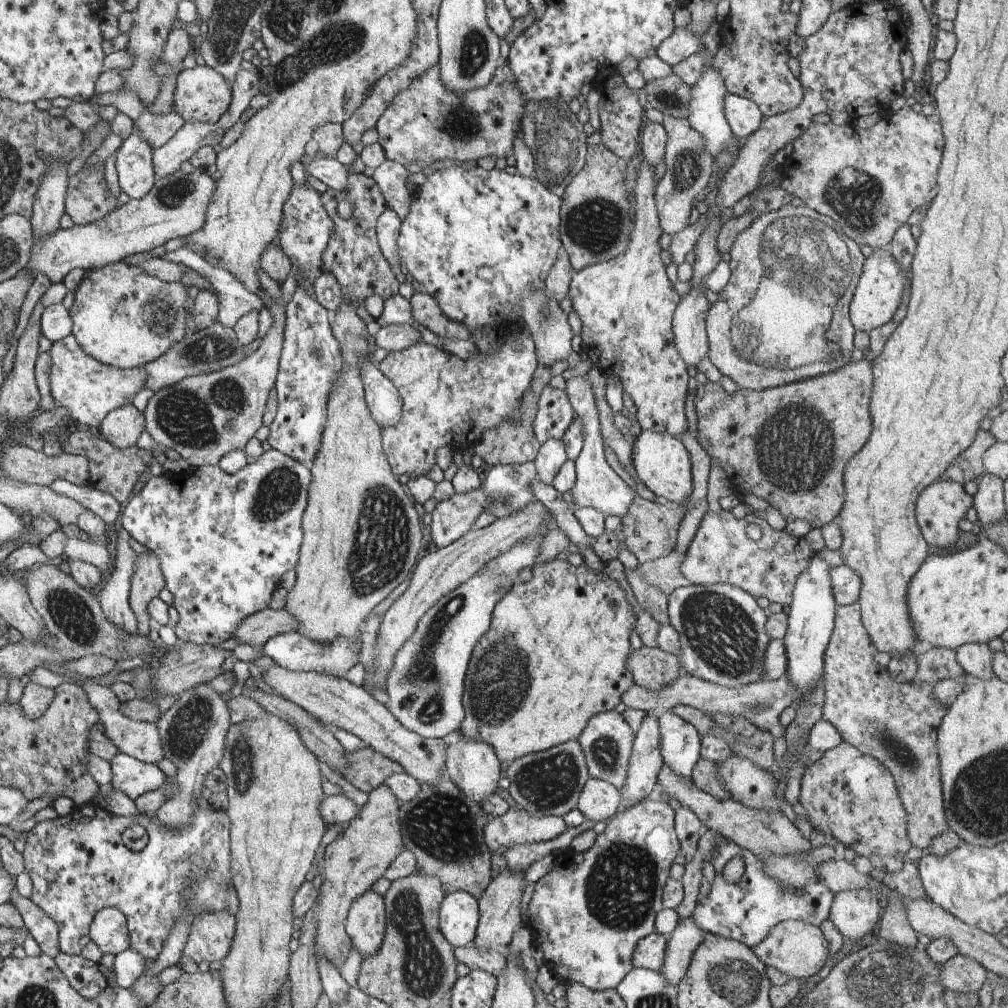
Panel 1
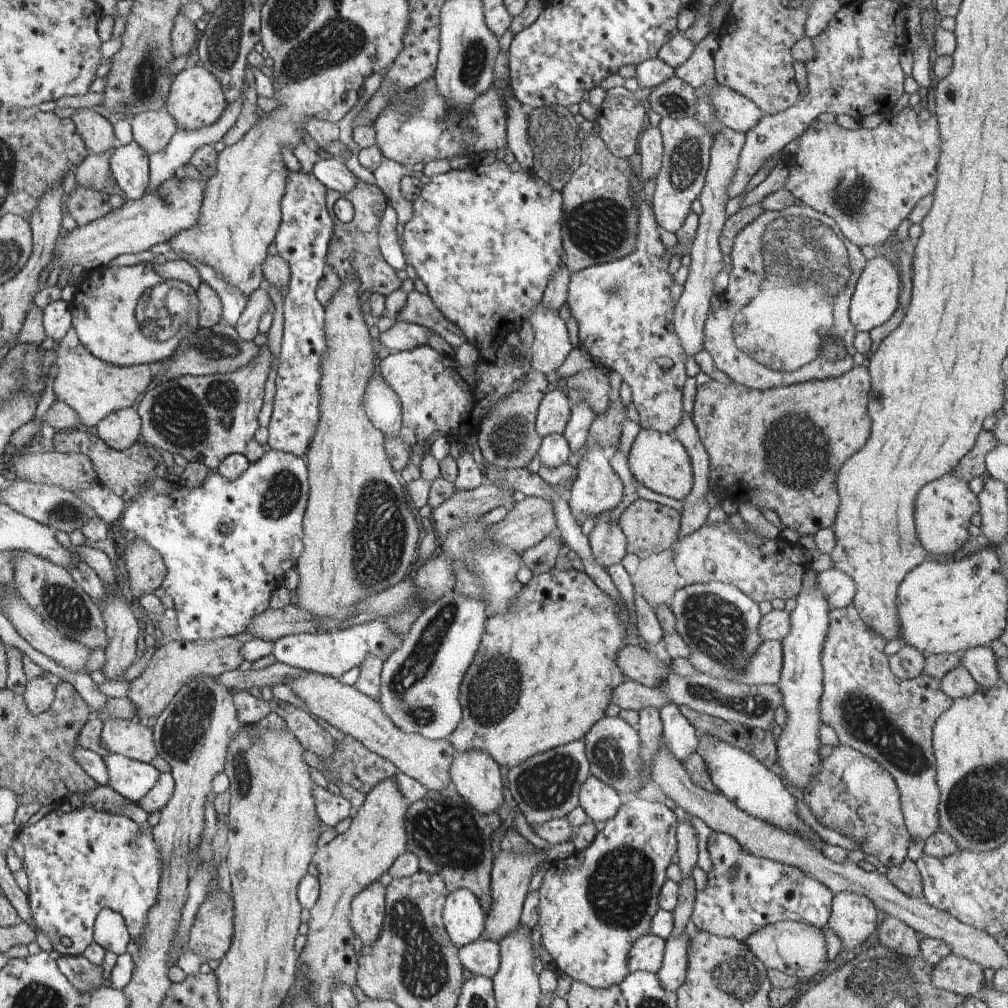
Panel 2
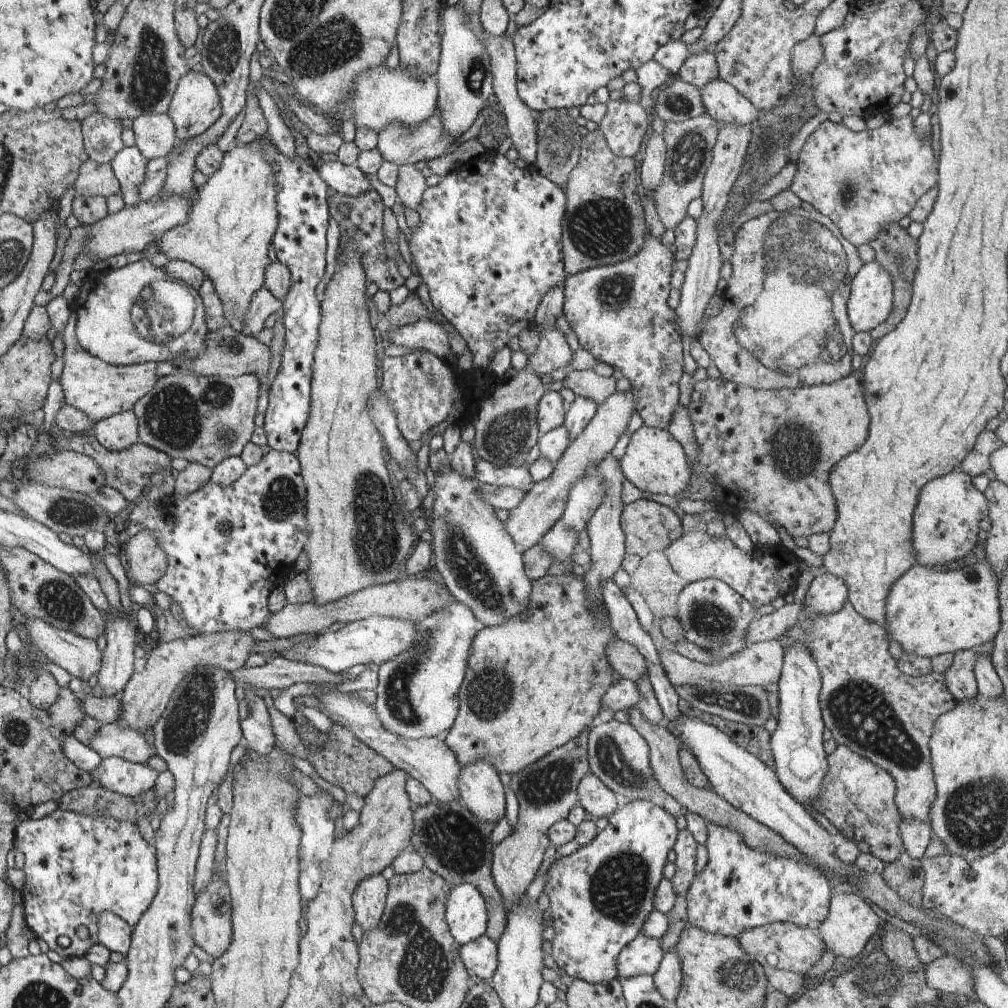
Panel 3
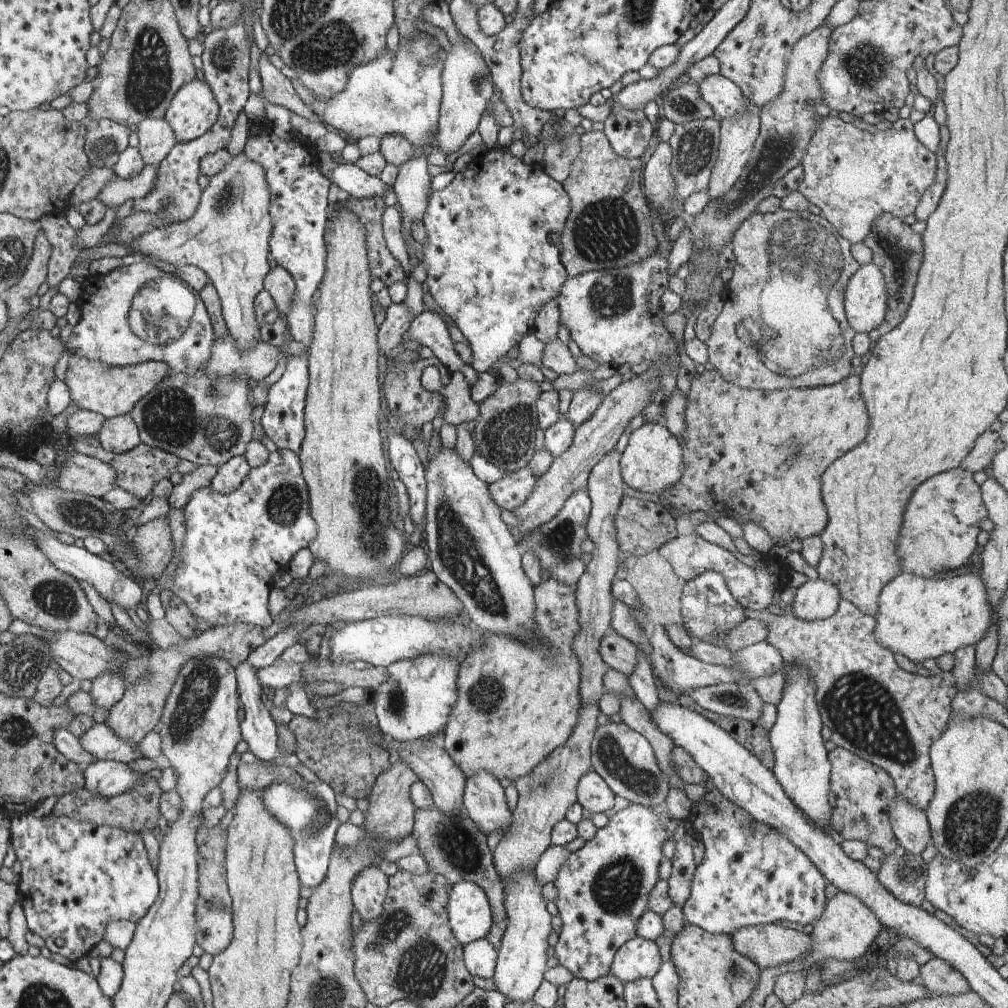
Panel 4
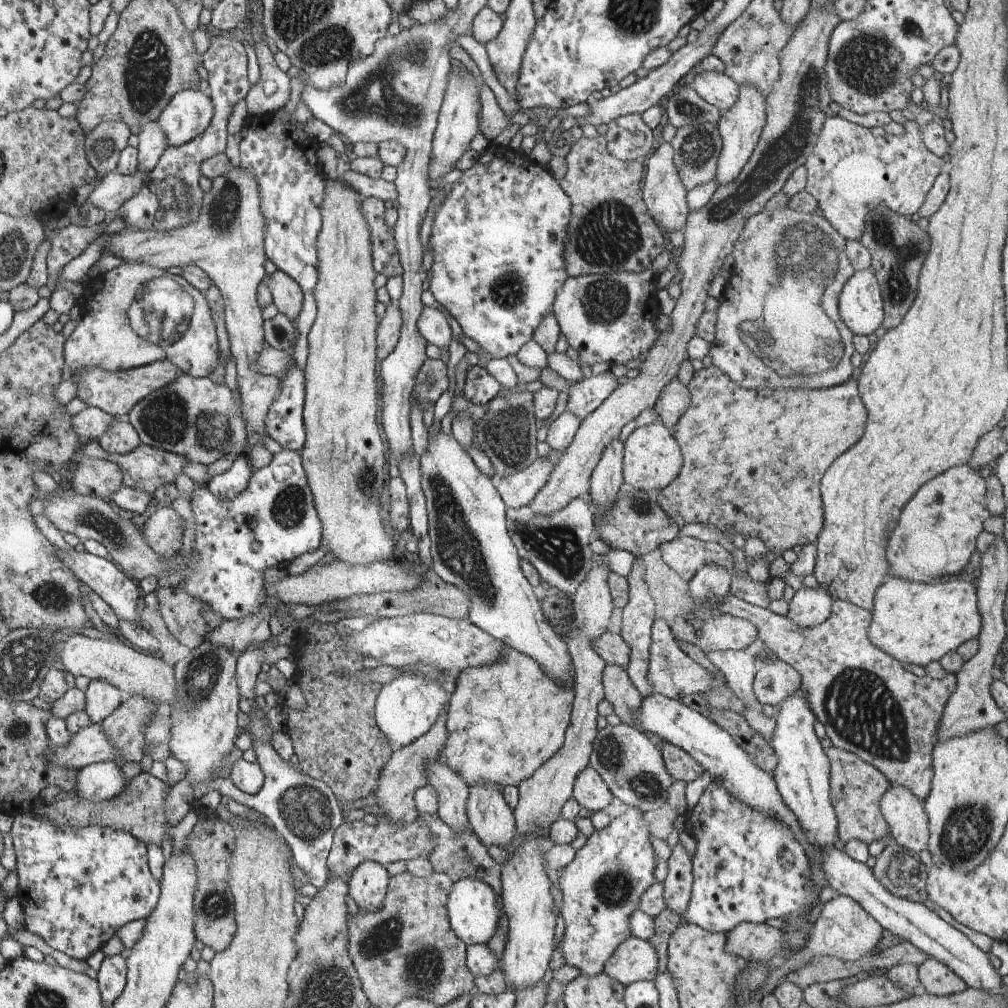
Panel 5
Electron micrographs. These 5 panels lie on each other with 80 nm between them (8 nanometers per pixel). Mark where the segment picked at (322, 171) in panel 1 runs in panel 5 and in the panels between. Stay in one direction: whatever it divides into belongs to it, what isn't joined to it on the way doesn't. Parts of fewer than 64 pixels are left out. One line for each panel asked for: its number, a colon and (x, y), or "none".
2: (332, 172)
3: (344, 179)
4: (348, 180)
5: (377, 188)

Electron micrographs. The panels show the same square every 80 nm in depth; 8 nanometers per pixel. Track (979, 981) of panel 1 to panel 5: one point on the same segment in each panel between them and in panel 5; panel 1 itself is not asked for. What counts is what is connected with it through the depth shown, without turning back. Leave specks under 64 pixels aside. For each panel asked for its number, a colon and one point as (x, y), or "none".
2: (958, 975)
3: (948, 976)
4: (938, 978)
5: (935, 978)

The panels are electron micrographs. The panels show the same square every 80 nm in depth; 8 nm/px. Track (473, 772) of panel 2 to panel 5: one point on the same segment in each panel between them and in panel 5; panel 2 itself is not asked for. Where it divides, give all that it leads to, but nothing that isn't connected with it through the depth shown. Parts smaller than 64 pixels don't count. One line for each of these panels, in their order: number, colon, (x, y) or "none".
3: (481, 792)
4: (483, 802)
5: (492, 822)

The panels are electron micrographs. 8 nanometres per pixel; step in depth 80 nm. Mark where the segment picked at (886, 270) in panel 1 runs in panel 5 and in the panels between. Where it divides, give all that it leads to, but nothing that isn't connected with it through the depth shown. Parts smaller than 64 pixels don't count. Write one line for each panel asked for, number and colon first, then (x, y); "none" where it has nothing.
2: (874, 298)
3: (869, 301)
4: (864, 299)
5: (860, 306)

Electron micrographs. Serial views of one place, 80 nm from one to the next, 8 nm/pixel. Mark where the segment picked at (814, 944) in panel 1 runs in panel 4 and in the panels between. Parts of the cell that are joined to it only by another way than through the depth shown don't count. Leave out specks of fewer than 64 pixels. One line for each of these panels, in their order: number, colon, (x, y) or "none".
2: (794, 948)
3: (777, 945)
4: (770, 945)

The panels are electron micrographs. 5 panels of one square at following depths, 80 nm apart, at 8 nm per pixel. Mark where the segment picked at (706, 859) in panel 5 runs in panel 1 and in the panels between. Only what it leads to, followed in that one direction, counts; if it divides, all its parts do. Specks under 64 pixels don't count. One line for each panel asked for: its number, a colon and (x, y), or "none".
1: (744, 911)
2: (742, 893)
3: (739, 888)
4: (749, 875)

